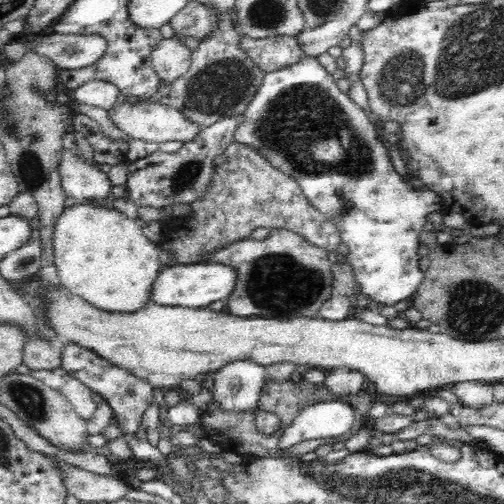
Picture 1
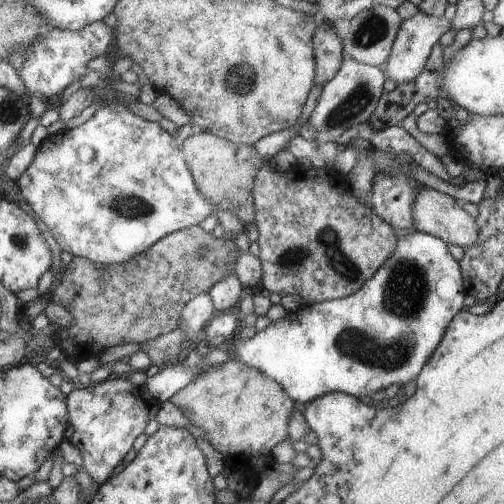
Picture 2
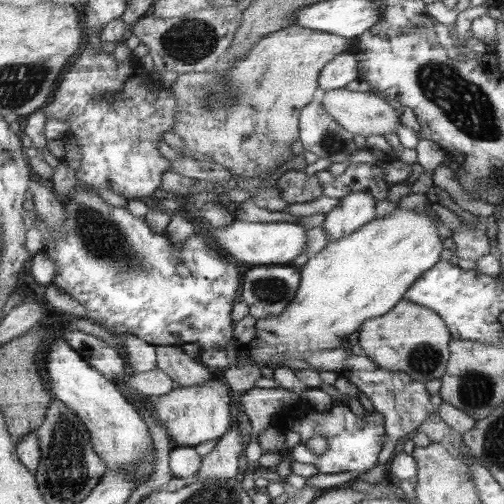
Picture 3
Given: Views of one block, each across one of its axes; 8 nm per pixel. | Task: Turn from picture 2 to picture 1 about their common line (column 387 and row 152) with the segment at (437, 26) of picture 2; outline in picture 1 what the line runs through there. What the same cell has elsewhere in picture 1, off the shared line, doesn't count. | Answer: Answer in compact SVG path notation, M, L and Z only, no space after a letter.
M64 150L60 158L60 174L62 174L62 186L66 190L66 196L88 200L92 204L110 206L116 200L112 196L112 180L106 172L100 172L96 164L80 160L76 150Z

